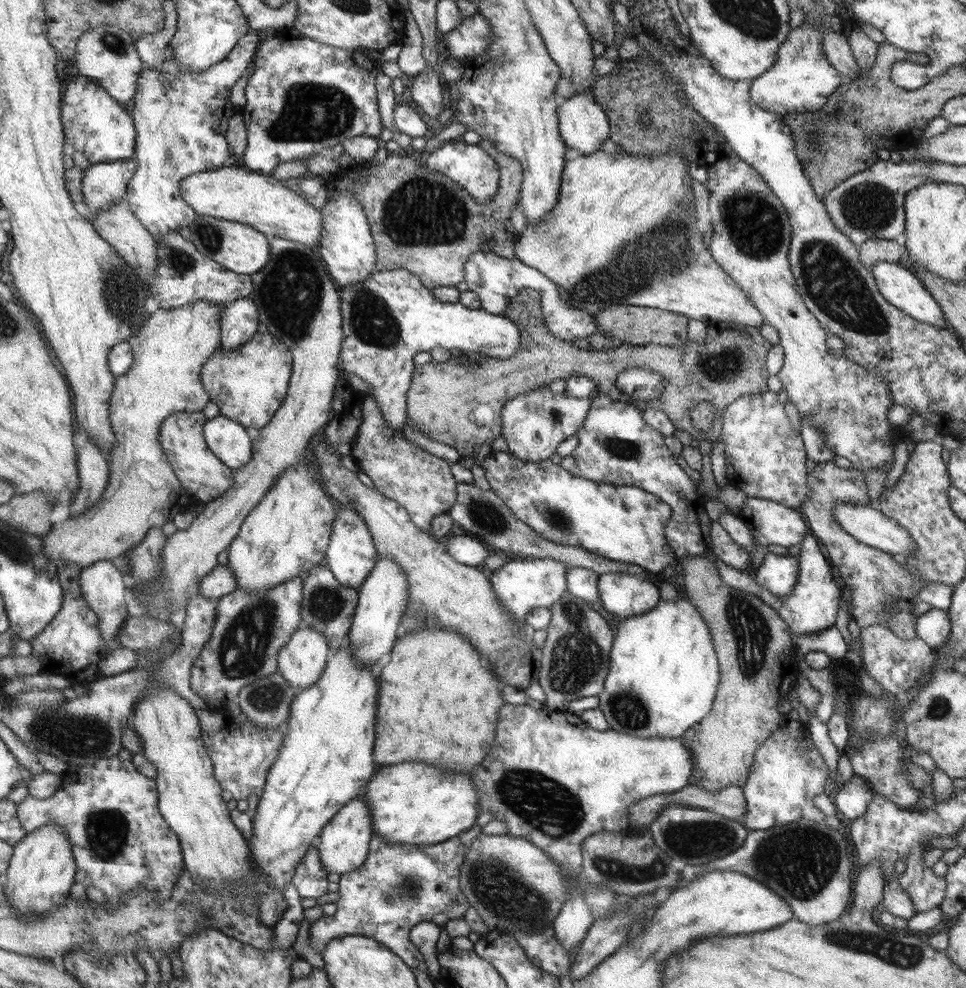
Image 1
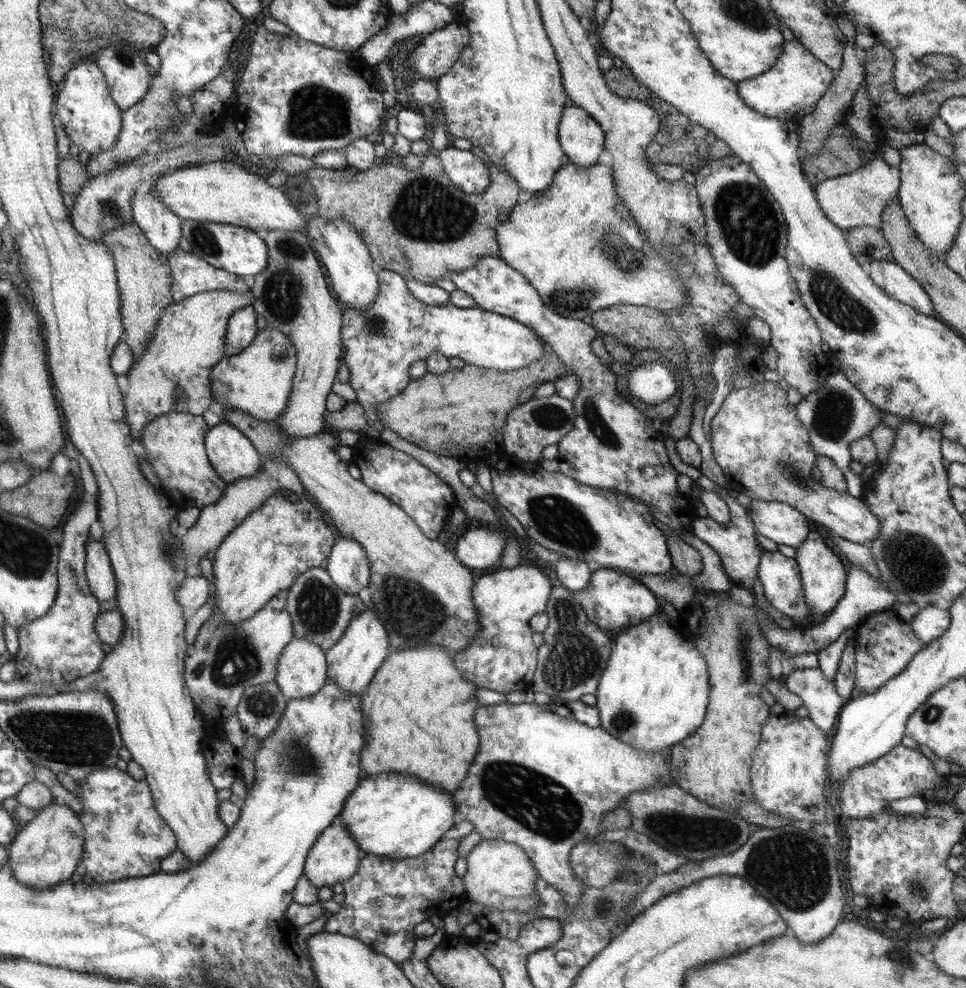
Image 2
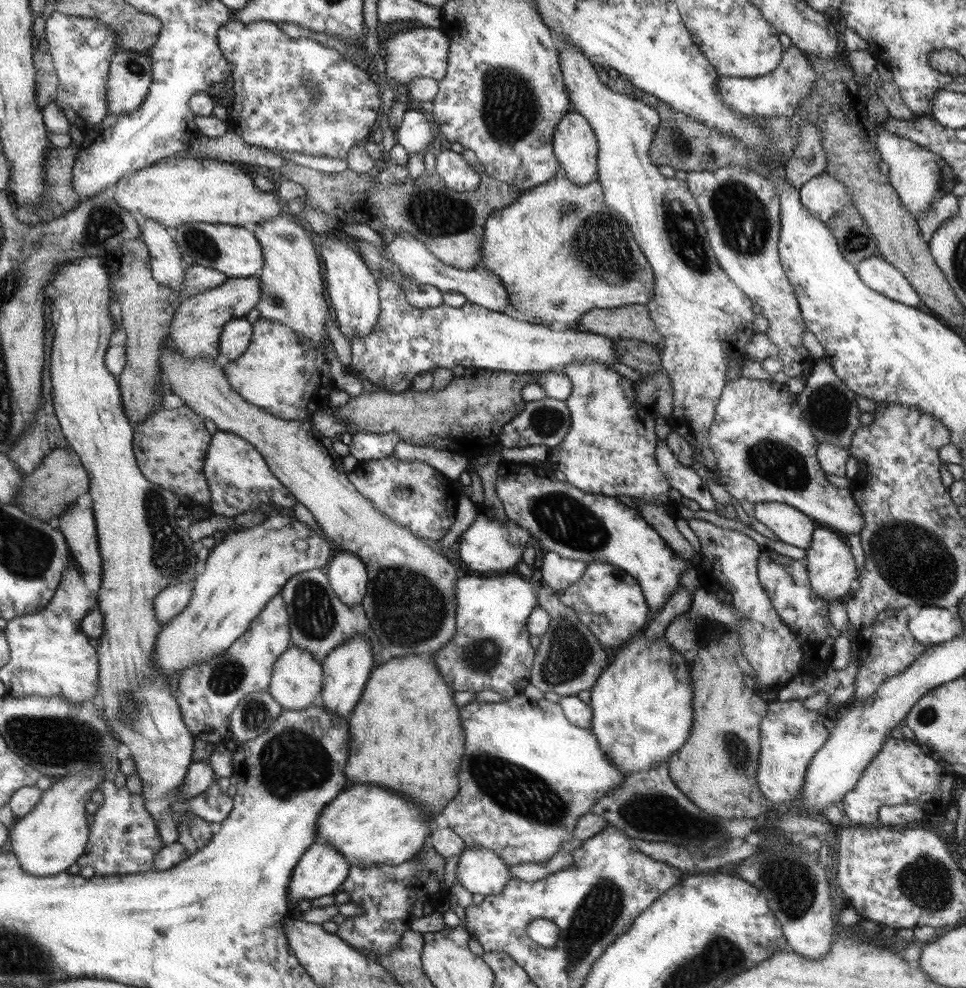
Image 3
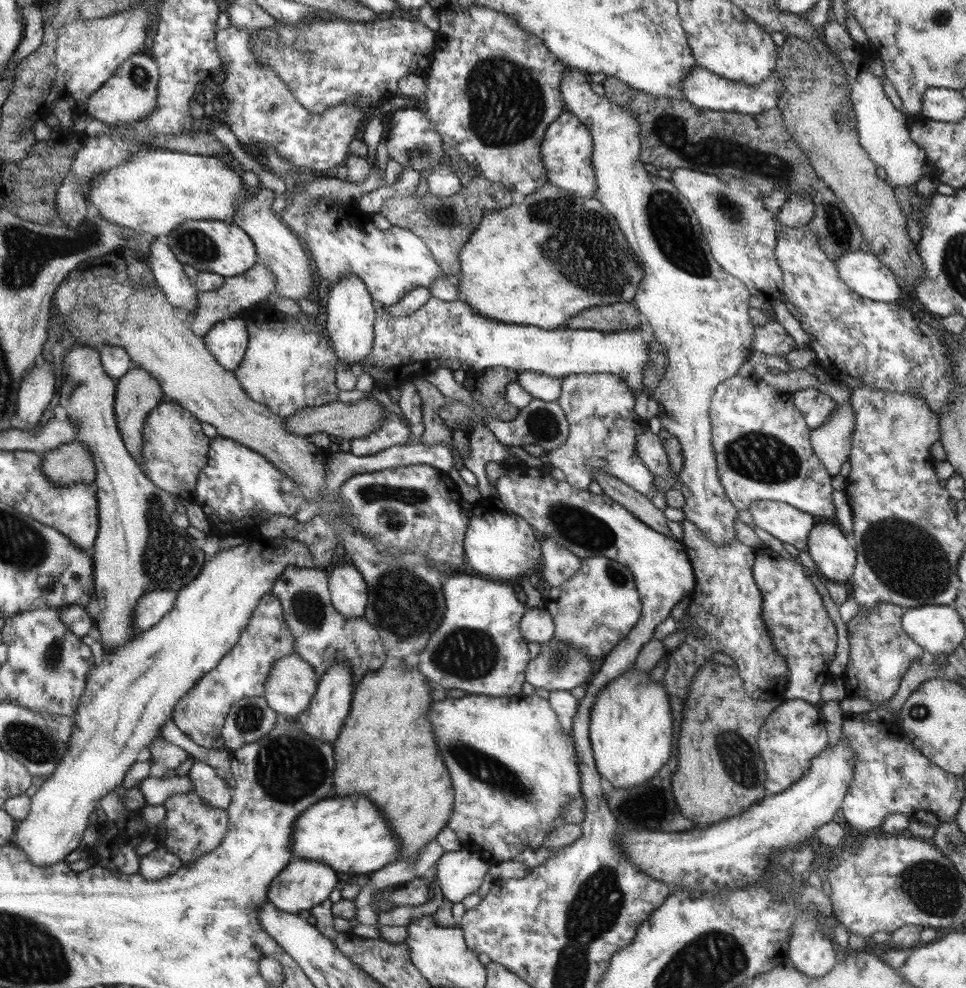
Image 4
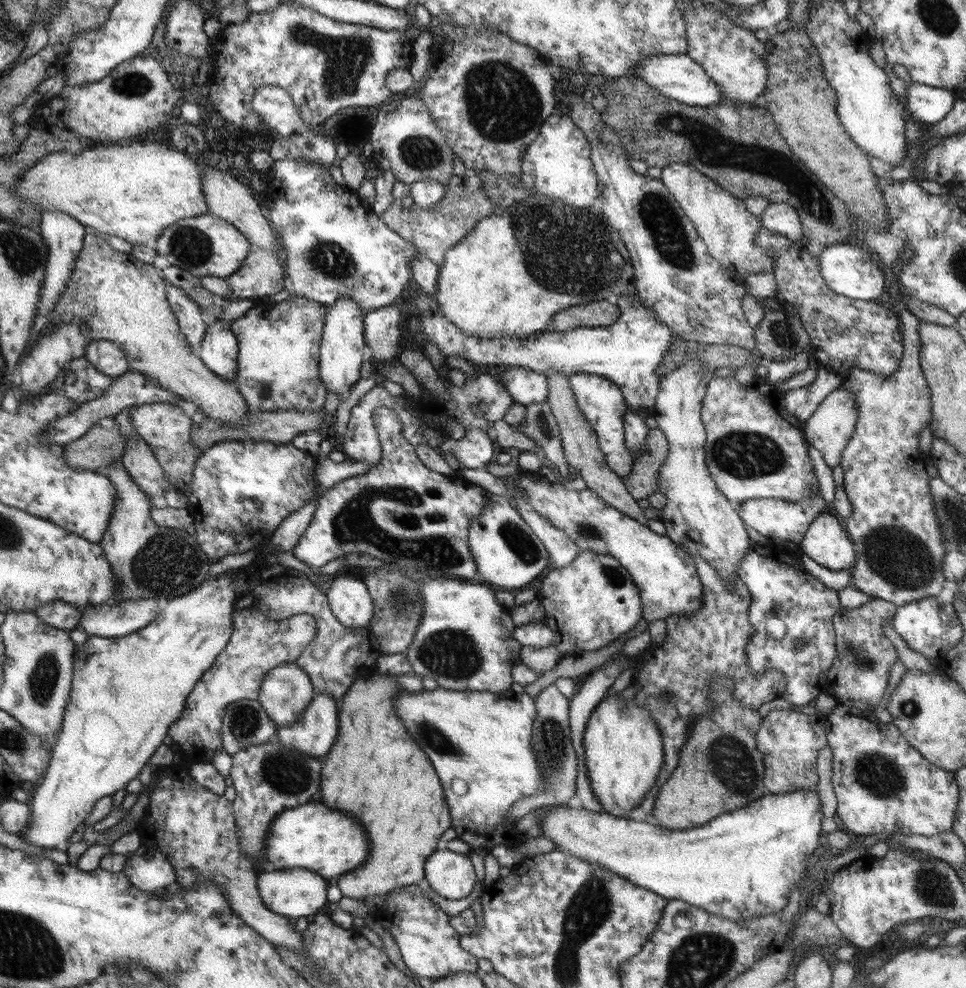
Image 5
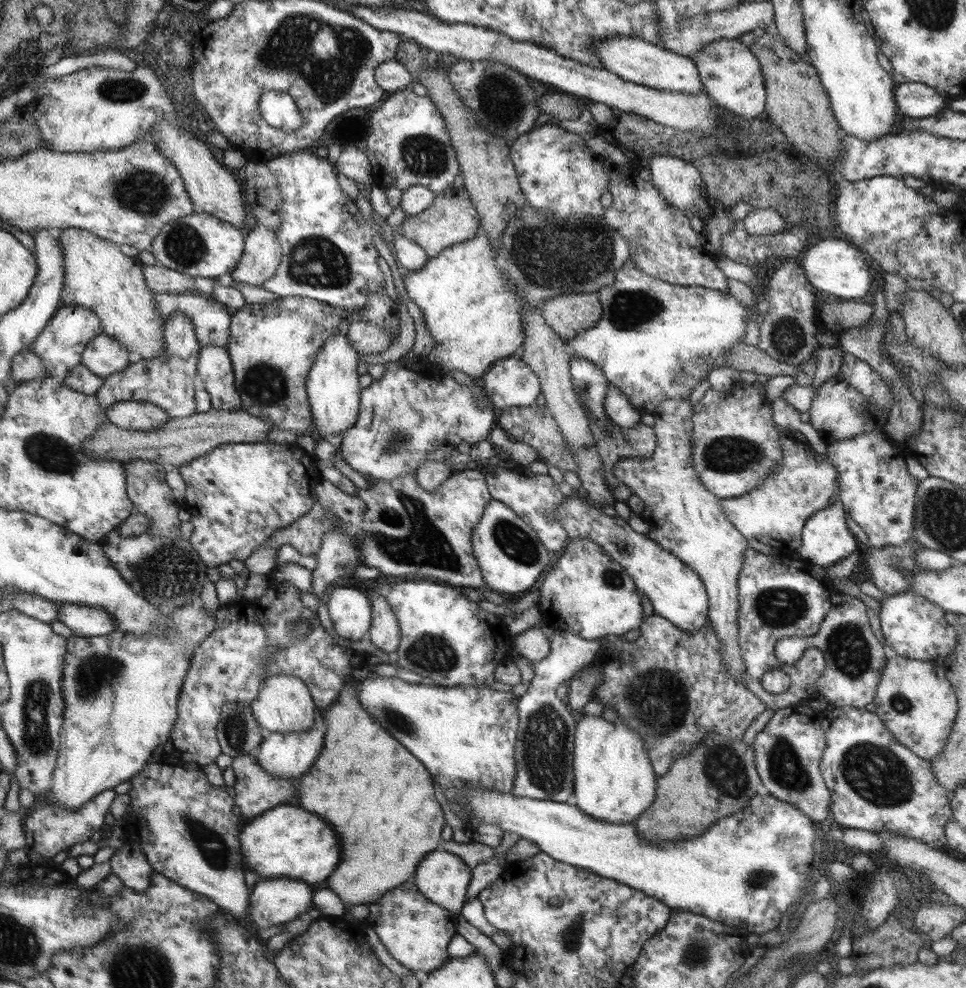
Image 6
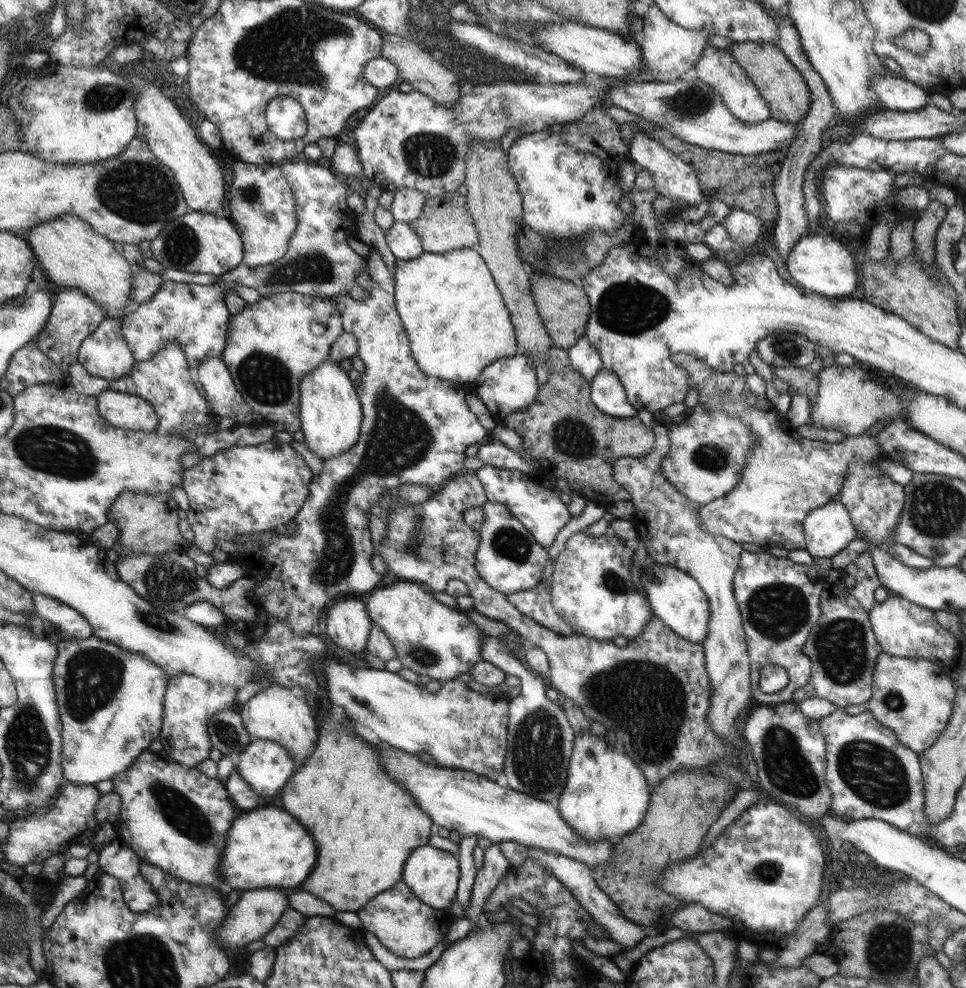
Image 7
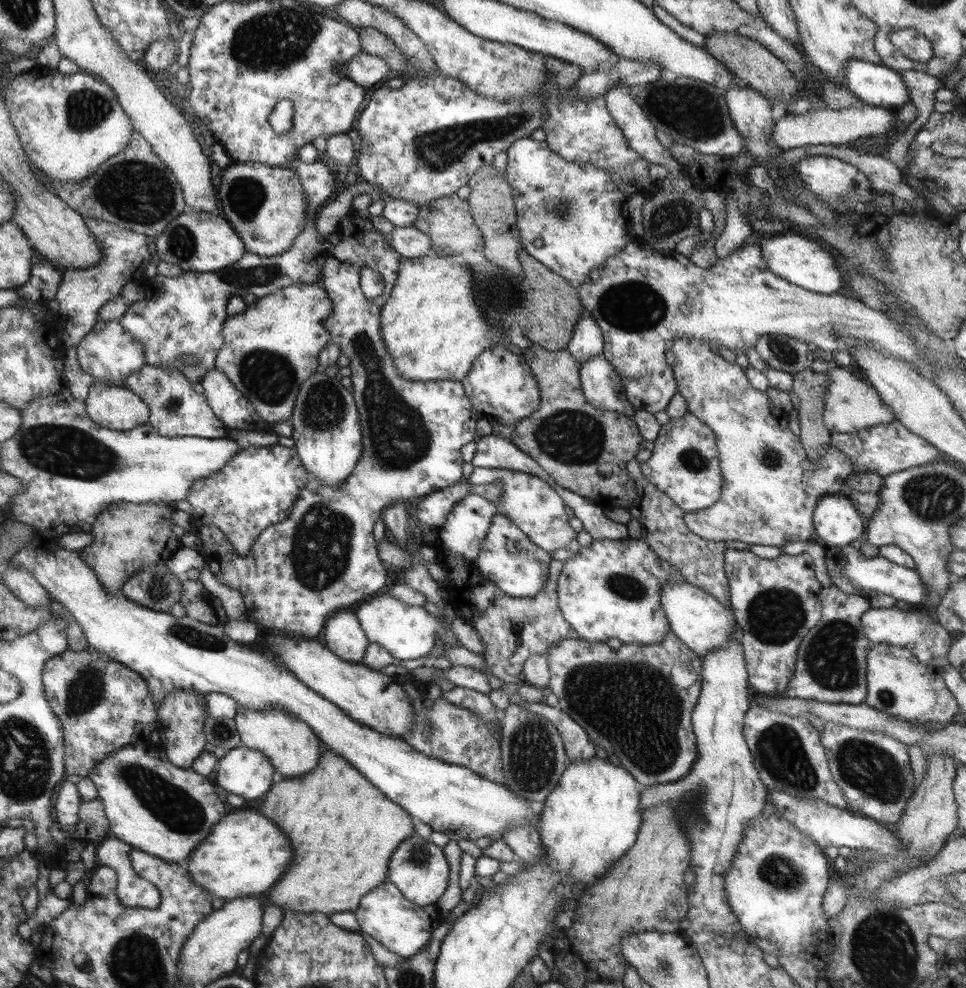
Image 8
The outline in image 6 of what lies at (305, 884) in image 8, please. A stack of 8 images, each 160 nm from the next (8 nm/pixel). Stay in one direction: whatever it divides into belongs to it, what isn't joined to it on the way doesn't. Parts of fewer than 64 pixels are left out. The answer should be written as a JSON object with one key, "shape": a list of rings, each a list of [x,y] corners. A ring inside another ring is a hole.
{"shape":[[[353,679],[349,683],[346,683],[345,686],[342,687],[341,698],[324,710],[326,725],[324,744],[313,766],[309,768],[310,772],[308,772],[308,776],[301,776],[304,786],[298,787],[298,798],[295,800],[298,802],[300,808],[306,808],[308,812],[314,812],[314,814],[322,816],[322,818],[334,828],[334,832],[338,832],[338,838],[340,838],[340,844],[342,844],[342,862],[338,862],[338,868],[336,868],[333,874],[330,875],[330,878],[326,880],[328,889],[334,891],[344,904],[368,905],[370,903],[378,903],[386,892],[394,891],[394,888],[402,887],[402,884],[407,883],[412,876],[416,874],[422,860],[430,852],[436,851],[436,848],[438,848],[440,842],[442,842],[440,832],[442,832],[442,828],[444,828],[444,814],[442,814],[442,808],[440,808],[438,802],[436,802],[434,786],[432,786],[432,778],[430,778],[431,774],[428,774],[429,770],[424,768],[425,764],[422,764],[422,762],[418,760],[418,757],[412,756],[398,740],[392,738],[392,735],[385,728],[379,726],[377,721],[373,719],[373,716],[370,716],[369,712],[366,712],[365,708],[362,708],[361,701],[358,700],[357,697],[358,681],[359,680]]]}

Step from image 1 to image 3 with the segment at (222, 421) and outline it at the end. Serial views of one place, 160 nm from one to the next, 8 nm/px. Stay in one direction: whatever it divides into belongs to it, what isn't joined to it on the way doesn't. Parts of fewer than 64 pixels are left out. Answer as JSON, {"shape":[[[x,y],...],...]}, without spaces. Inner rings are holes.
{"shape":[[[218,430],[212,436],[208,454],[205,456],[204,473],[209,483],[209,491],[212,492],[212,504],[208,507],[212,515],[234,518],[248,511],[261,509],[262,504],[267,507],[292,512],[297,503],[296,497],[274,476],[268,462],[262,453],[258,452],[250,442],[234,435],[232,432]]]}

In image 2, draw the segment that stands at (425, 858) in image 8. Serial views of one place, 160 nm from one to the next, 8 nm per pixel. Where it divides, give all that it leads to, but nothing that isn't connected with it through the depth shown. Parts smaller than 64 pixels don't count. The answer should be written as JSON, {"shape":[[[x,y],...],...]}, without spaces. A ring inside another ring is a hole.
{"shape":[[[481,840],[466,856],[468,872],[462,878],[465,896],[471,902],[478,902],[482,907],[498,910],[517,910],[530,912],[538,900],[534,893],[534,884],[538,880],[538,871],[532,867],[526,851],[504,840]]]}

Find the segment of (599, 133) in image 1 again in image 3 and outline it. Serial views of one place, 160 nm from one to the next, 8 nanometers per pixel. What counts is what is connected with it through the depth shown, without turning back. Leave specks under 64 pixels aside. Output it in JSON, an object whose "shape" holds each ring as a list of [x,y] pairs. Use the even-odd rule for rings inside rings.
{"shape":[[[571,109],[556,125],[553,153],[566,177],[578,186],[590,184],[597,174],[597,140],[590,123]]]}

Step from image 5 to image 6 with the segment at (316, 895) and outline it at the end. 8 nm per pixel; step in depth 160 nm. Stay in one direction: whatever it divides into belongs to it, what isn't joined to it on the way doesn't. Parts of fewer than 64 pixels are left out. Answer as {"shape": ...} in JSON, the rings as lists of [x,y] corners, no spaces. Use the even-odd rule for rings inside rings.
{"shape":[[[284,878],[258,880],[252,893],[253,899],[249,902],[250,920],[248,922],[252,923],[255,932],[282,923],[290,923],[306,913],[308,909],[313,908],[311,906],[312,894],[314,894],[312,887],[298,880]]]}

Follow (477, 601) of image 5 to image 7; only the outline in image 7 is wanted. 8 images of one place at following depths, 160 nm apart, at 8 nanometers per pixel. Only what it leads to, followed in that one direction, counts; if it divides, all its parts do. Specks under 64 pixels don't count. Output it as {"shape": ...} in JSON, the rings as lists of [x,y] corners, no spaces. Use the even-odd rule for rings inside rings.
{"shape":[[[399,581],[383,586],[366,600],[370,620],[389,637],[397,650],[397,657],[404,668],[430,676],[435,680],[452,680],[458,674],[469,672],[482,657],[483,633],[477,624],[460,609],[440,603],[424,584],[414,581]]]}

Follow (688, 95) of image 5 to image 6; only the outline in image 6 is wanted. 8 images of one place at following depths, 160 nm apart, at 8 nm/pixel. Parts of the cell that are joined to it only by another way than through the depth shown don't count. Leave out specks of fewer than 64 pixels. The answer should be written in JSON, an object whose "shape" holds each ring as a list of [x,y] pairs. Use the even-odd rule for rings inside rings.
{"shape":[[[632,36],[606,38],[602,42],[596,42],[595,56],[599,58],[603,69],[613,72],[624,80],[632,81],[634,84],[691,95],[703,90],[703,84],[693,59],[668,52],[642,38],[632,38]]]}

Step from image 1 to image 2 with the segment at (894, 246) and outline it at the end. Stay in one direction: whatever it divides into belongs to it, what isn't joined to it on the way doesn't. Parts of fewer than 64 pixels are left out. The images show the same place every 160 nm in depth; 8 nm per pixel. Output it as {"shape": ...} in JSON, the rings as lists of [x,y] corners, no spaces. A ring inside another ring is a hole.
{"shape":[[[861,226],[845,232],[852,256],[865,268],[872,261],[886,260],[891,250],[878,227]]]}

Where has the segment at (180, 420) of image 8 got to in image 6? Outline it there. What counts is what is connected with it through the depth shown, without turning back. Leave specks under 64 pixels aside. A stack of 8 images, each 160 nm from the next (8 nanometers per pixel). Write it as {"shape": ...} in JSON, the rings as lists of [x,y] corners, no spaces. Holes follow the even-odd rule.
{"shape":[[[173,312],[168,319],[163,322],[165,345],[163,346],[163,353],[160,353],[153,359],[140,359],[138,366],[144,368],[144,372],[126,372],[115,373],[114,375],[106,377],[104,386],[97,393],[96,398],[100,404],[100,410],[106,412],[118,404],[118,402],[144,402],[157,405],[166,410],[170,418],[186,418],[196,415],[196,402],[194,402],[194,376],[196,376],[196,360],[200,358],[201,345],[197,339],[197,333],[194,332],[193,321],[189,316],[183,312]]]}

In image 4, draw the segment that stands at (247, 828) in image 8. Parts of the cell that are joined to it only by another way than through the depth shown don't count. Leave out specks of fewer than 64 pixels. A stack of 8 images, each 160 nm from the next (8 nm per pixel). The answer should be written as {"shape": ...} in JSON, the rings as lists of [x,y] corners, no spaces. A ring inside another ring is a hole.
{"shape":[[[364,796],[322,800],[314,808],[306,808],[294,823],[292,839],[293,860],[320,861],[336,873],[369,875],[400,858],[399,842],[376,806]]]}

